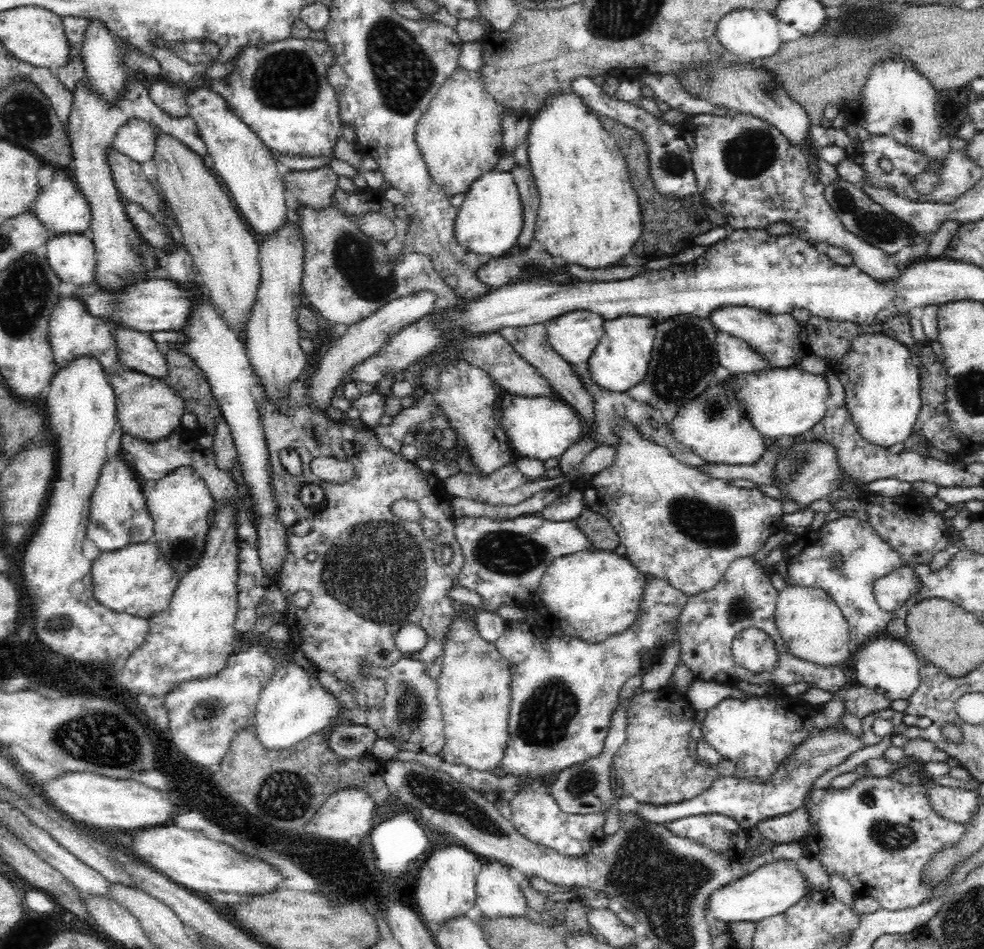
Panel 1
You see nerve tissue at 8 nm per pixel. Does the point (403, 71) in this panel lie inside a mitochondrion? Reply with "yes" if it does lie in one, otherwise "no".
yes

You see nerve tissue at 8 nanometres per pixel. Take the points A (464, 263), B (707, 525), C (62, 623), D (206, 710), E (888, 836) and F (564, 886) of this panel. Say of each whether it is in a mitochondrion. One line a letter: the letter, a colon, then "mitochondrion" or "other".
A: mitochondrion
B: mitochondrion
C: mitochondrion
D: mitochondrion
E: mitochondrion
F: other

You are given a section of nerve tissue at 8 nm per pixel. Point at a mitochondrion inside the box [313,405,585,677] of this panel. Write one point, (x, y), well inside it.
(376, 570)

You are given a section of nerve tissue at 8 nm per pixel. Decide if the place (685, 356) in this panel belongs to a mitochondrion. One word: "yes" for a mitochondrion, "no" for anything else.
yes

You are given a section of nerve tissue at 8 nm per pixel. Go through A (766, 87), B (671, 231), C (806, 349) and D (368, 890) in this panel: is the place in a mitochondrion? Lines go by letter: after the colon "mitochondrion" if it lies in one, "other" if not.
A: mitochondrion
B: mitochondrion
C: other
D: other

